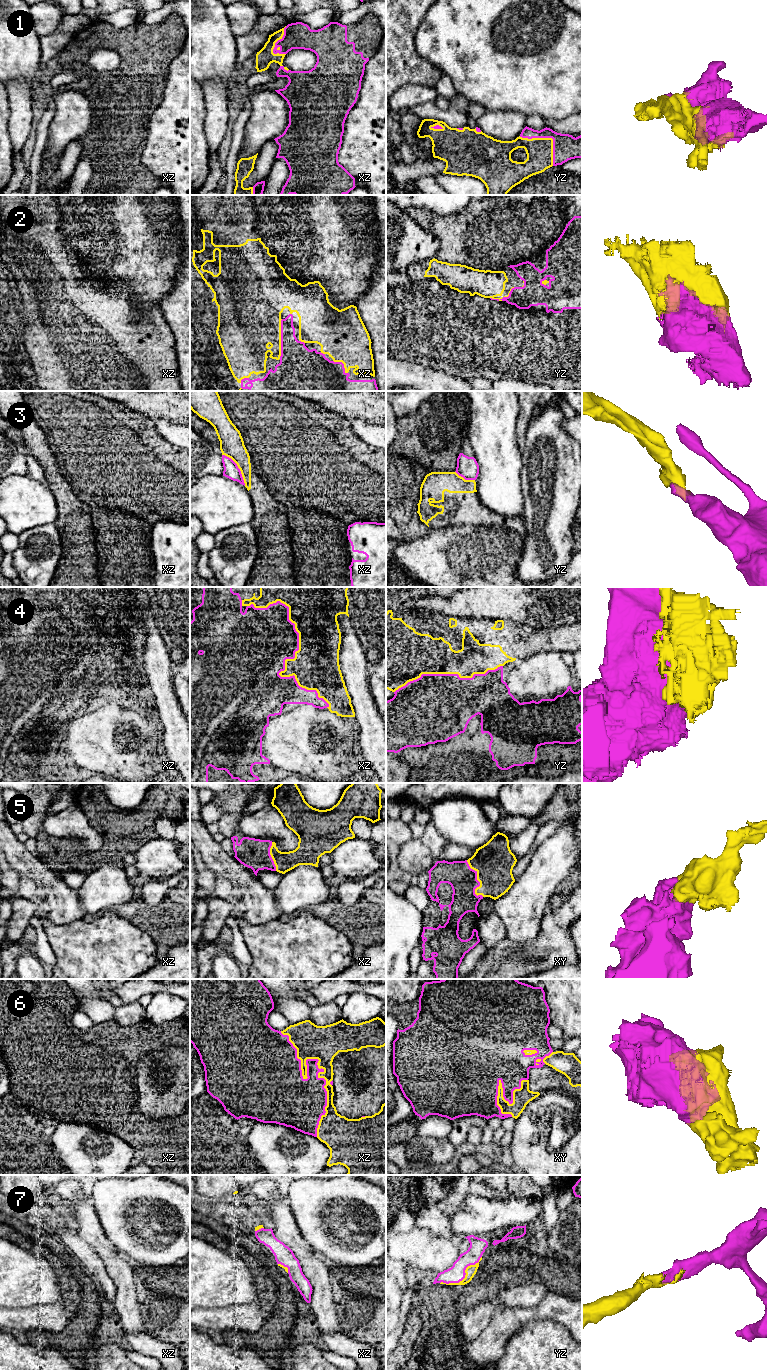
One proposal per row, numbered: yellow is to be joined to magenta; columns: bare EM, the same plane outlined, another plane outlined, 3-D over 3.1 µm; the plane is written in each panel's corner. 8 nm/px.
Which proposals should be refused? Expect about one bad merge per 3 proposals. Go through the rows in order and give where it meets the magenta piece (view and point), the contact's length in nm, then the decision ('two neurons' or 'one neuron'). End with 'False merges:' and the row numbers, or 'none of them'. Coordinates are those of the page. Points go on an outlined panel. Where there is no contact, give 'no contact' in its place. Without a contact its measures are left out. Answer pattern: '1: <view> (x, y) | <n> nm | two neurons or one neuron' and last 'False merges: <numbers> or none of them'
1: yz (549, 137) | 360 nm | one neuron
2: xz (281, 339) | 320 nm | one neuron
3: xz (238, 468) | 320 nm | two neurons
4: xz (294, 653) | 1050 nm | two neurons
5: xy (477, 880) | 320 nm | one neuron
6: xz (318, 1060) | 900 nm | one neuron
7: yz (464, 1276) | 400 nm | one neuron
False merges: 3, 4

